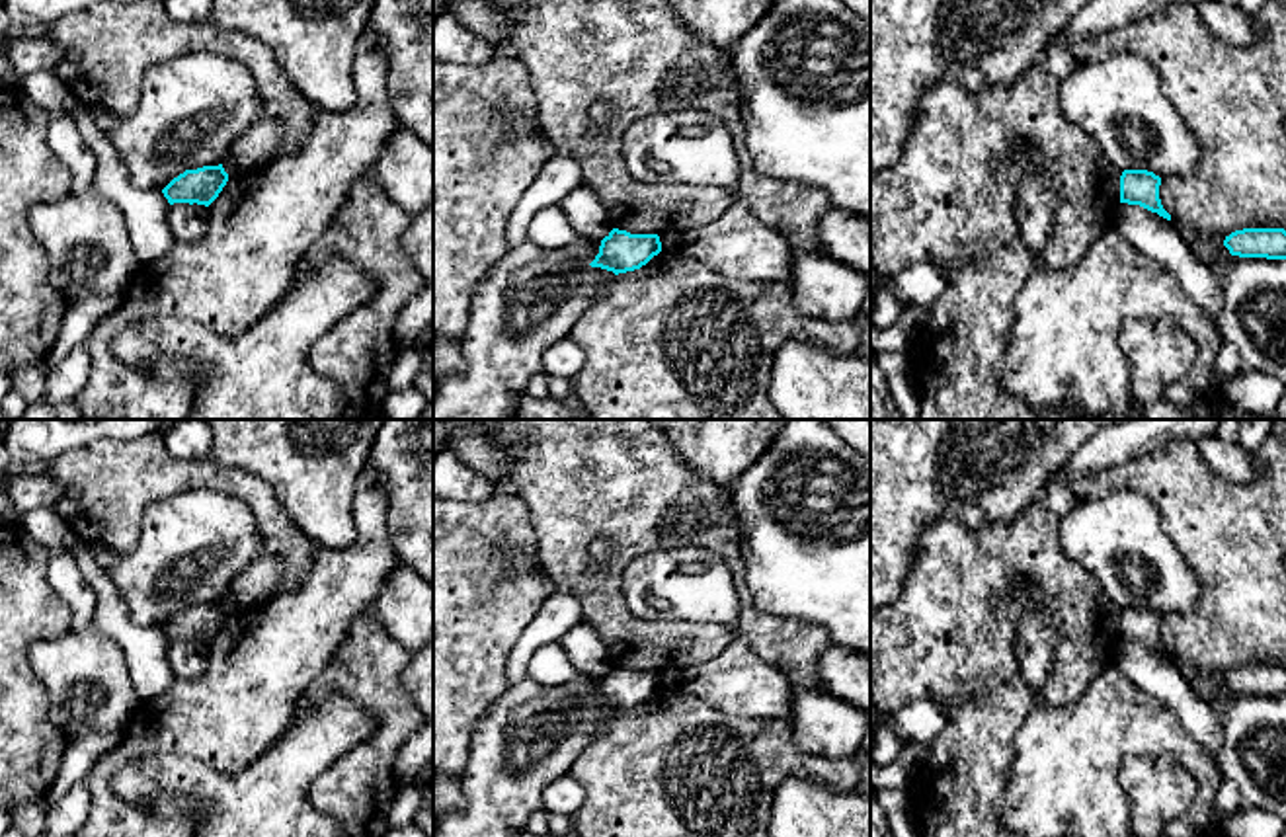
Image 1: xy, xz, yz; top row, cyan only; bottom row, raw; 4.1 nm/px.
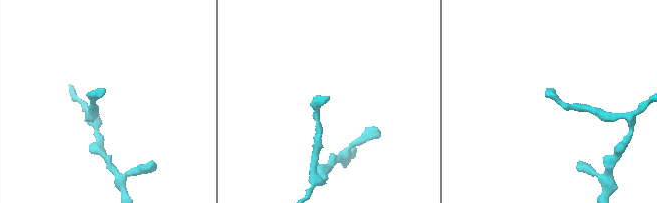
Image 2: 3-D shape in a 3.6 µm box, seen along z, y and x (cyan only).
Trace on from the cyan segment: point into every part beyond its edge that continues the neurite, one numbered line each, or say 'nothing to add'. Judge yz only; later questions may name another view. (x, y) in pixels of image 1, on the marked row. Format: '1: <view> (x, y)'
nothing to add

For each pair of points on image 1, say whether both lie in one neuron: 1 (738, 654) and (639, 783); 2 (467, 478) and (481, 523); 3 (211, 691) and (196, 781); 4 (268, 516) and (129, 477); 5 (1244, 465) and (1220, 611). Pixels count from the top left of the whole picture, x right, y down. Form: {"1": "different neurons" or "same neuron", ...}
{"1": "different neurons", "2": "different neurons", "3": "different neurons", "4": "same neuron", "5": "different neurons"}

